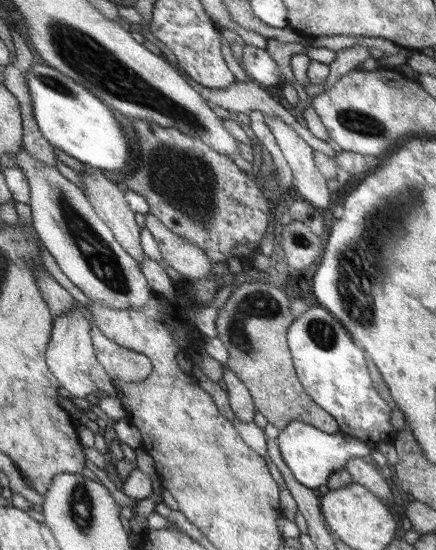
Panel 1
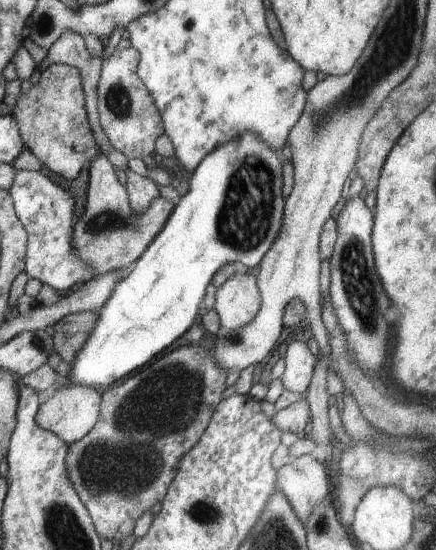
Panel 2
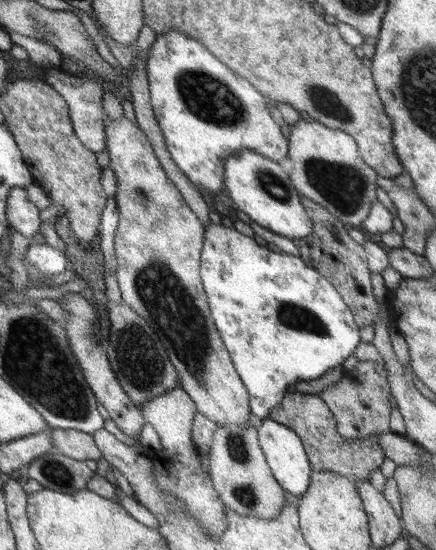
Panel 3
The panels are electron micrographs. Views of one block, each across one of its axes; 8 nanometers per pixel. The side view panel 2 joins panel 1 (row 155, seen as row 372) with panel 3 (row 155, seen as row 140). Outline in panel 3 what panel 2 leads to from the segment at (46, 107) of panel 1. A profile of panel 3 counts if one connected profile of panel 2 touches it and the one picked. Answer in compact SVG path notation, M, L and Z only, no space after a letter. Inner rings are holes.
M249 150L231 153L223 161L222 188L234 206L261 228L287 238L309 236L312 224L301 206L300 194L291 185L290 179L282 172L277 161L266 159L265 156Z

